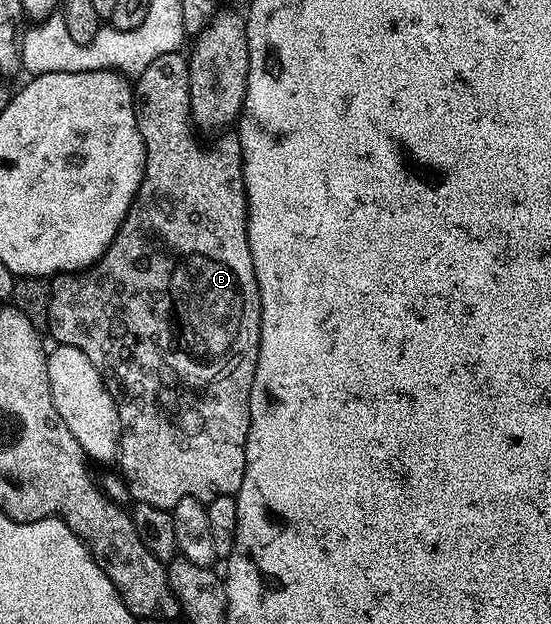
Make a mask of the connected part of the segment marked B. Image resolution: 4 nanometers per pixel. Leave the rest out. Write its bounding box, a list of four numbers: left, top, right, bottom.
[47,50,263,510]

